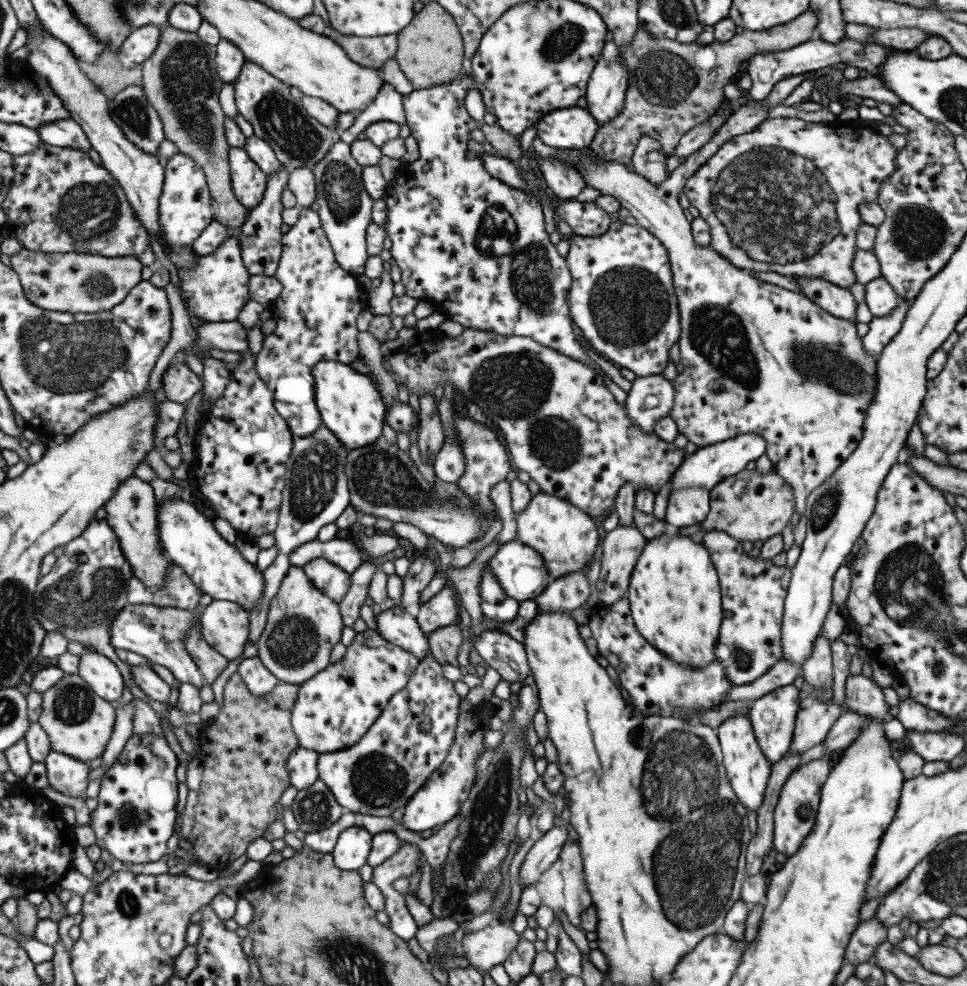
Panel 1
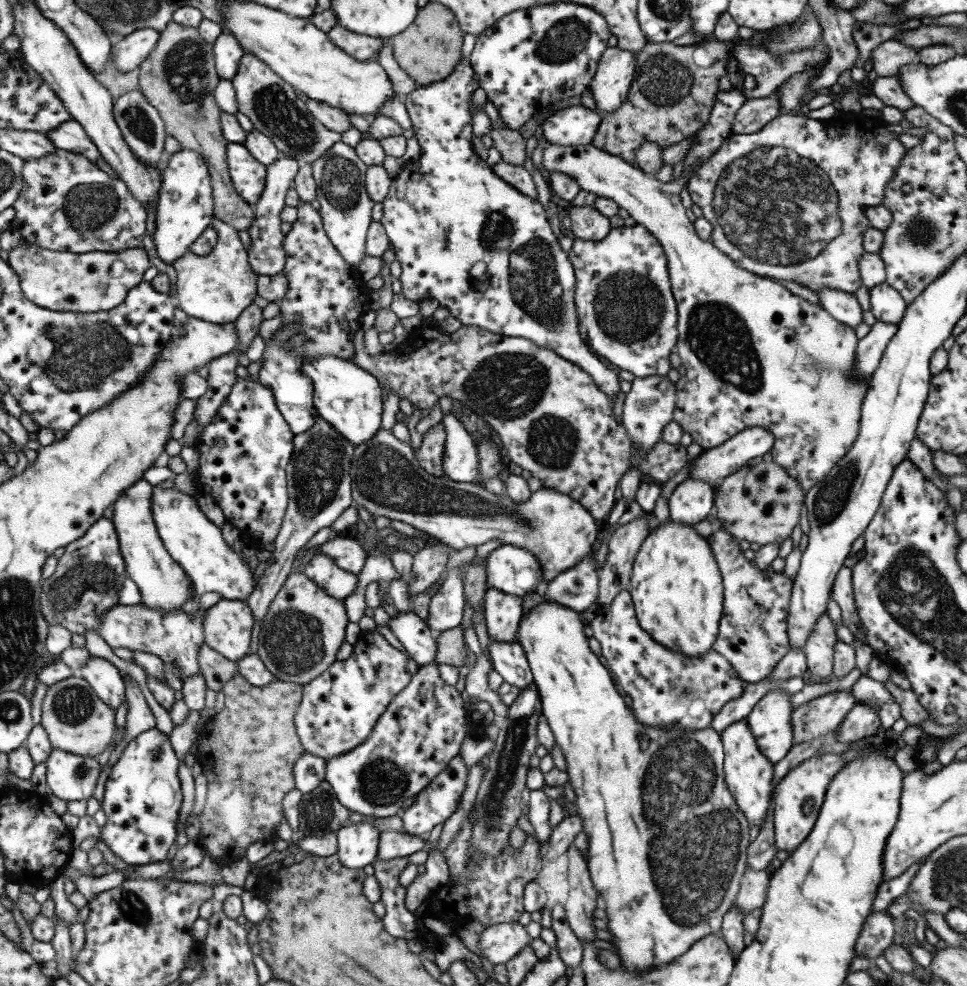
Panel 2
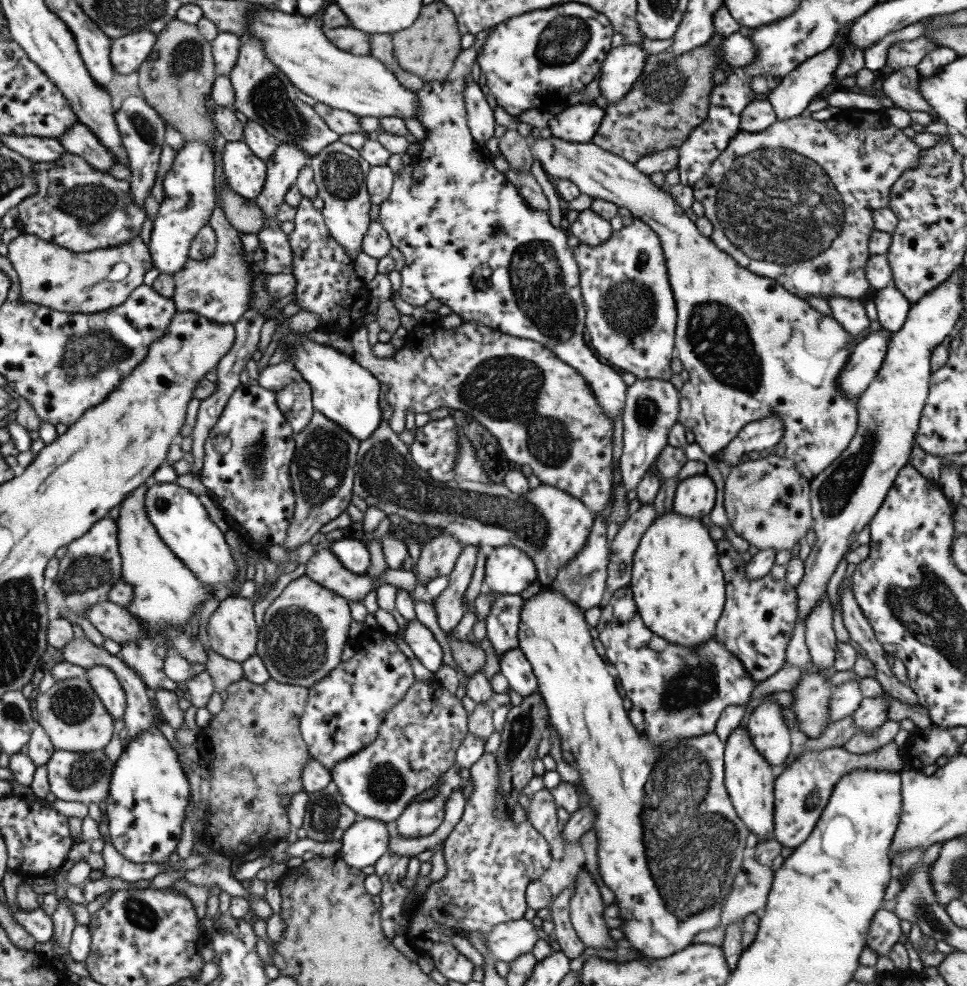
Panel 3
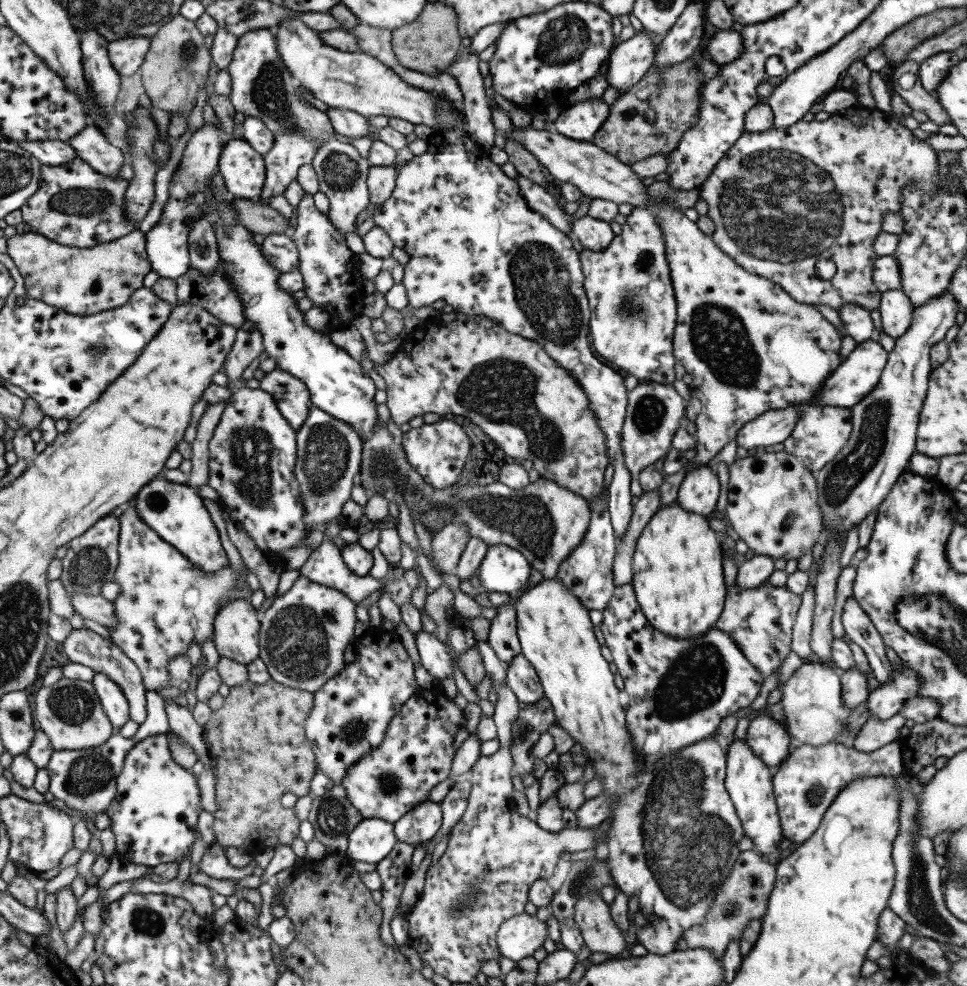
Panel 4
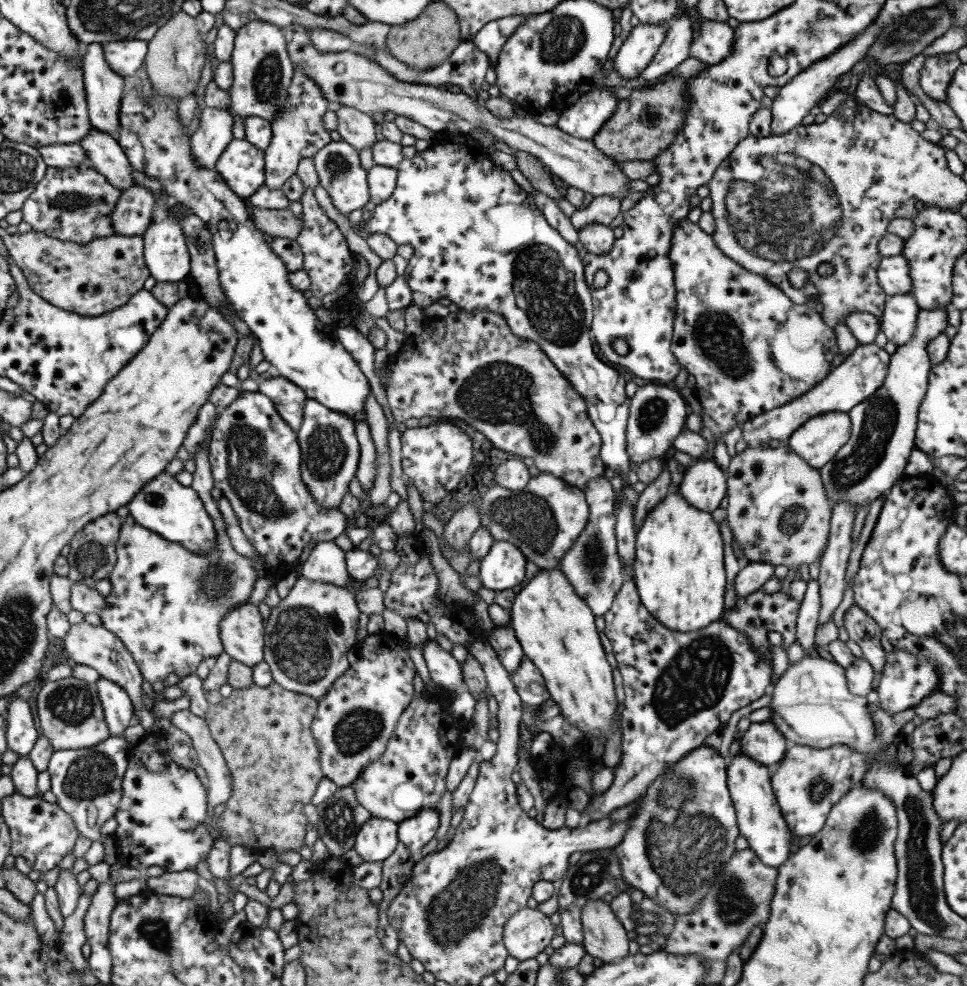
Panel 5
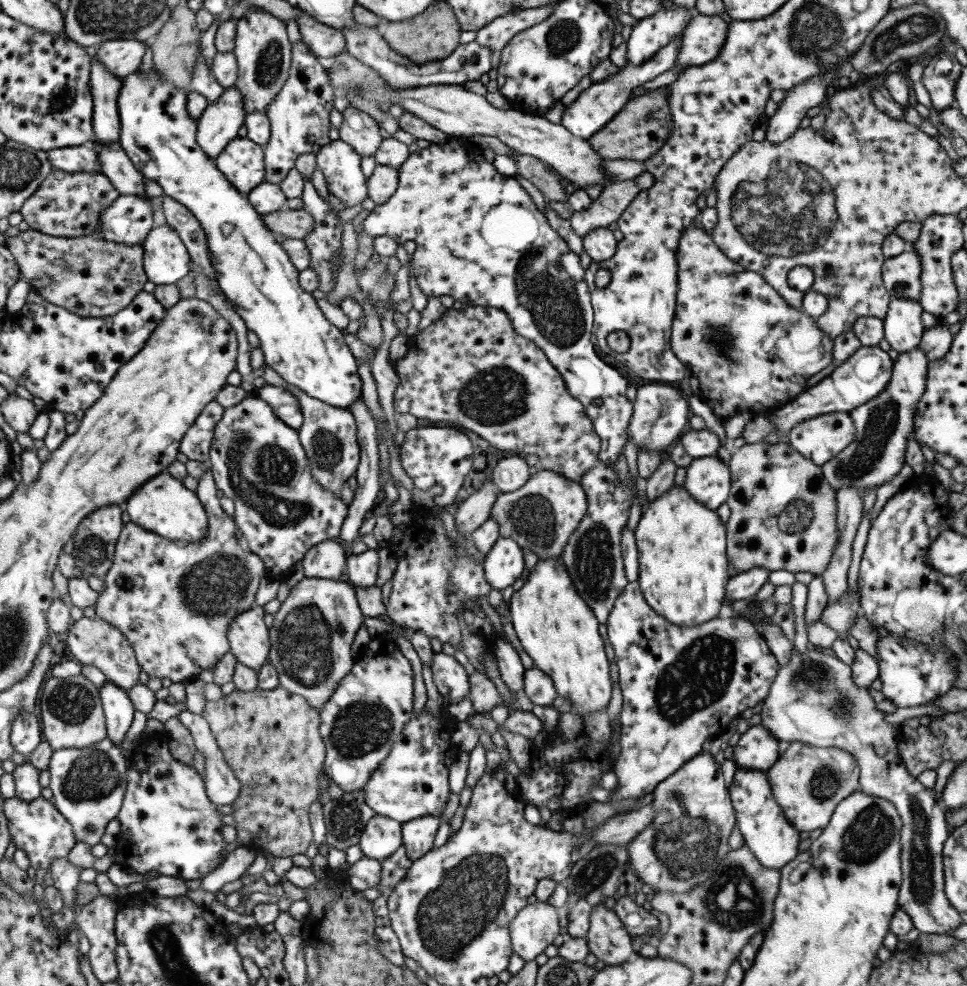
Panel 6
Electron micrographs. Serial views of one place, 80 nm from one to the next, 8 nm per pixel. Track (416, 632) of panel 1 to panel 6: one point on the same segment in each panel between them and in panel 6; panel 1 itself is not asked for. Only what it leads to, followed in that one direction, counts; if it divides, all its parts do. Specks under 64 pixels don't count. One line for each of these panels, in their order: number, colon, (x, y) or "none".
2: (415, 636)
3: (427, 651)
4: (434, 659)
5: (444, 671)
6: (448, 675)

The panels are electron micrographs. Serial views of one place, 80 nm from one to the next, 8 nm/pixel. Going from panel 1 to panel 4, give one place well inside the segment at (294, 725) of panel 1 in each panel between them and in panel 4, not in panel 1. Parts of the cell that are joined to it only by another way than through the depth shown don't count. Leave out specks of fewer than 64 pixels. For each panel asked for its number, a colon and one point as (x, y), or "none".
2: (337, 710)
3: (343, 710)
4: (349, 713)

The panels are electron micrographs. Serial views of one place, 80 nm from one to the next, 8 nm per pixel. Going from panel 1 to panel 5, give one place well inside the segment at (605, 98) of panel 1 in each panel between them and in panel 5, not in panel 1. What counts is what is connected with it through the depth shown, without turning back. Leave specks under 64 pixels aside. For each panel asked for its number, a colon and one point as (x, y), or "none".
2: (609, 85)
3: (622, 65)
4: (630, 59)
5: (639, 47)

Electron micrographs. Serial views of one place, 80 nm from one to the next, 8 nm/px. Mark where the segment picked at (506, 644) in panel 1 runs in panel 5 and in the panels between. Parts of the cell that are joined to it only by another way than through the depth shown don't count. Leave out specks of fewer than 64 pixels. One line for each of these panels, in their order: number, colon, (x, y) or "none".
2: (507, 659)
3: (513, 666)
4: (521, 679)
5: (526, 680)

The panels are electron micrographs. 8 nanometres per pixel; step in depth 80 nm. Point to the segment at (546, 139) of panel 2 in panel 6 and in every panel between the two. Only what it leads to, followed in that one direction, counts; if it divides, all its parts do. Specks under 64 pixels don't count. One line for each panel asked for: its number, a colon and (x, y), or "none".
3: (577, 123)
4: (580, 121)
5: (582, 119)
6: (593, 107)

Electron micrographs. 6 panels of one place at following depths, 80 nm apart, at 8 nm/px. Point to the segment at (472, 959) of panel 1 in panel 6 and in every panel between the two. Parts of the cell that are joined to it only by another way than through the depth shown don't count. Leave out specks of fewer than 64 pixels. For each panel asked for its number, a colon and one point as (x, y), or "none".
2: (498, 943)
3: (505, 942)
4: (520, 936)
5: (525, 934)
6: (535, 926)

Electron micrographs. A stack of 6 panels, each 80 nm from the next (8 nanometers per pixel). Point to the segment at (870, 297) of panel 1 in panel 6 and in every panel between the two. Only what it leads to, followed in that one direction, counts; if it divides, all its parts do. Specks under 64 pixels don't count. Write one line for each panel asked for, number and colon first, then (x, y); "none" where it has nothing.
2: (886, 305)
3: (891, 306)
4: (895, 309)
5: (898, 317)
6: (902, 328)

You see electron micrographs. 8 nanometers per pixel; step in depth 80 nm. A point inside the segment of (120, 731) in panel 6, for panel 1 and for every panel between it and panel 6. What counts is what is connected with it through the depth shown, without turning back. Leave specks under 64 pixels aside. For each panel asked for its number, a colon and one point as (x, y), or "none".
1: (101, 675)
2: (105, 679)
3: (101, 679)
4: (114, 705)
5: (117, 709)

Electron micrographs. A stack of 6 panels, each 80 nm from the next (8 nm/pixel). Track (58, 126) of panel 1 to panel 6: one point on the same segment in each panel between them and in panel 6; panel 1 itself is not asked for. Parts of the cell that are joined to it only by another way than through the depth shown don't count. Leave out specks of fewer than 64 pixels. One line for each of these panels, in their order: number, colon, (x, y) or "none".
2: (69, 136)
3: (77, 139)
4: (89, 144)
5: (103, 152)
6: (114, 164)

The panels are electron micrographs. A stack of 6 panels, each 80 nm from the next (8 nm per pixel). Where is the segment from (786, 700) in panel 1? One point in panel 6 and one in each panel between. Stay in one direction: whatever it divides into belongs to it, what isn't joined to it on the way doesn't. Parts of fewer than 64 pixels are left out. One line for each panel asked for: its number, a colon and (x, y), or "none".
2: (769, 719)
3: (766, 729)
4: (766, 737)
5: (762, 742)
6: (756, 748)

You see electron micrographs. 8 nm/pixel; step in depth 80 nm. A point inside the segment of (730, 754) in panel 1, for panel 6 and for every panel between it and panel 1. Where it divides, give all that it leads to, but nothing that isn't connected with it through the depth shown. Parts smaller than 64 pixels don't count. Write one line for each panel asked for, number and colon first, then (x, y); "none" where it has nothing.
2: (747, 774)
3: (748, 779)
4: (747, 781)
5: (758, 817)
6: (771, 839)

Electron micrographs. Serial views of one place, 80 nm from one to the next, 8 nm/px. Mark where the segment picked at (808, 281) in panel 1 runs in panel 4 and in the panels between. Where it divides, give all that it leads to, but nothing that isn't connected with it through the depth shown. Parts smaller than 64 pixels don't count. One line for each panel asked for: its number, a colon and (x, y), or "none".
2: (842, 306)
3: (849, 313)
4: (856, 322)

